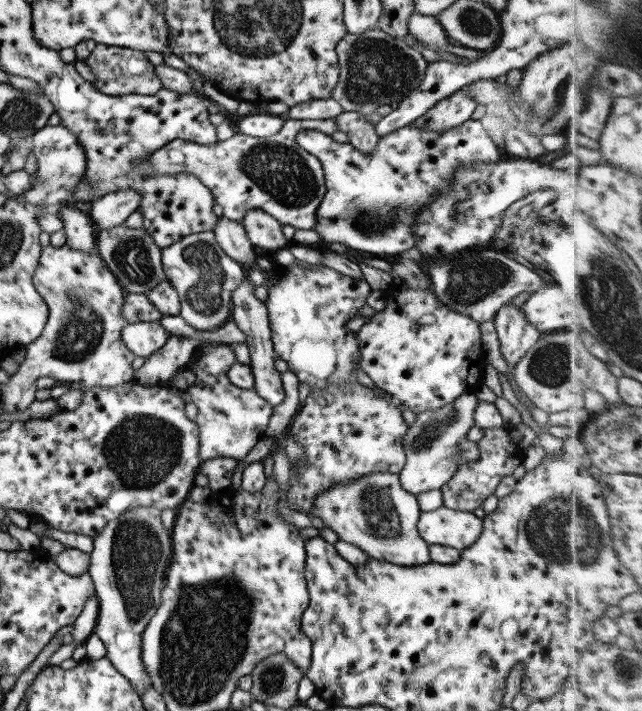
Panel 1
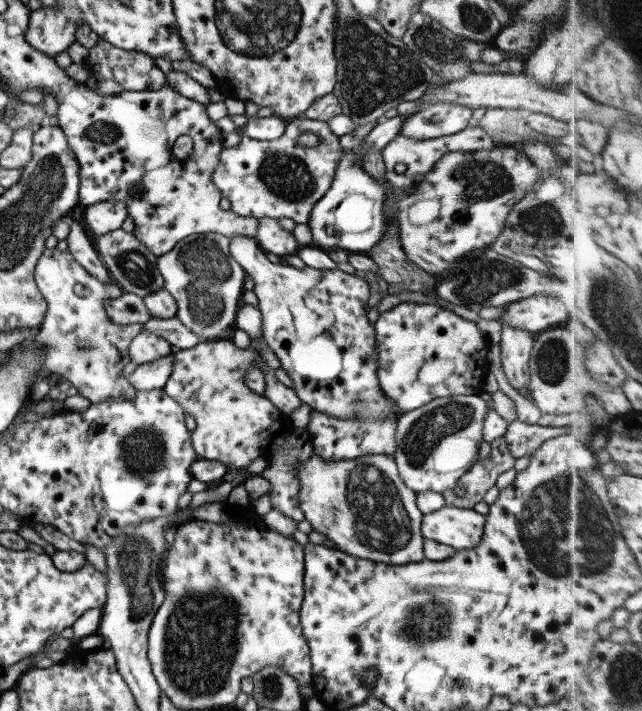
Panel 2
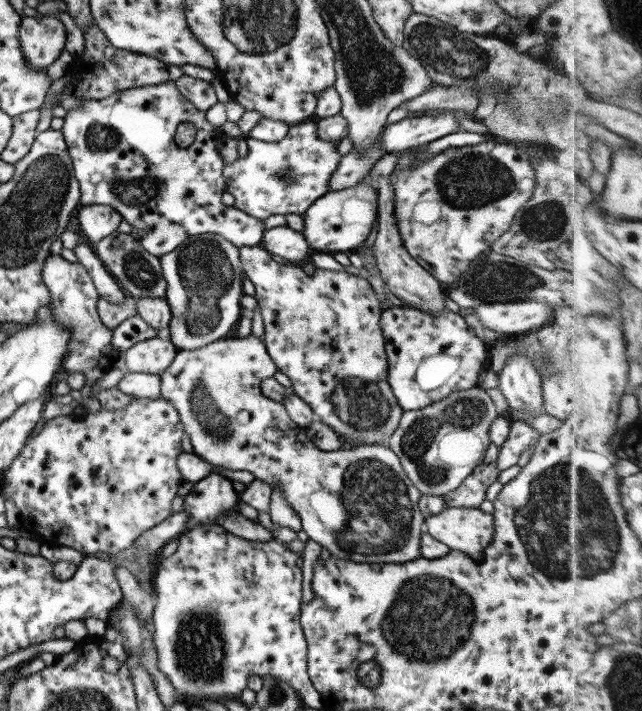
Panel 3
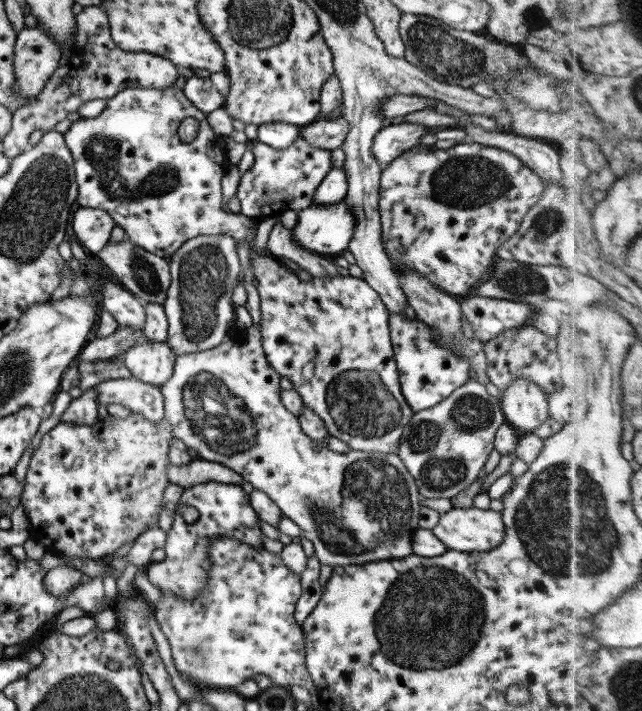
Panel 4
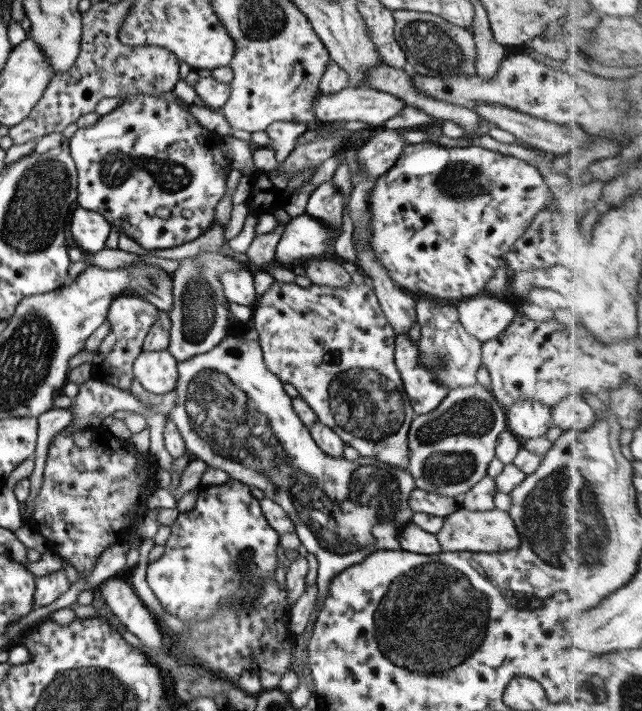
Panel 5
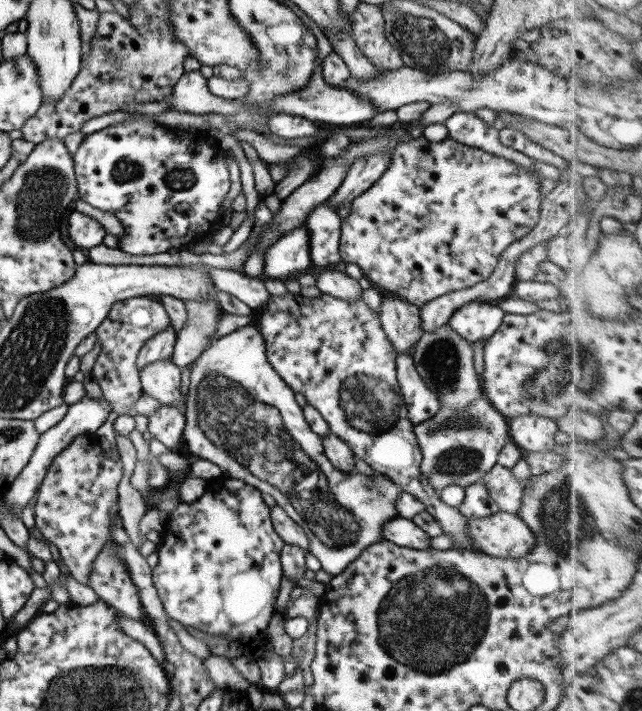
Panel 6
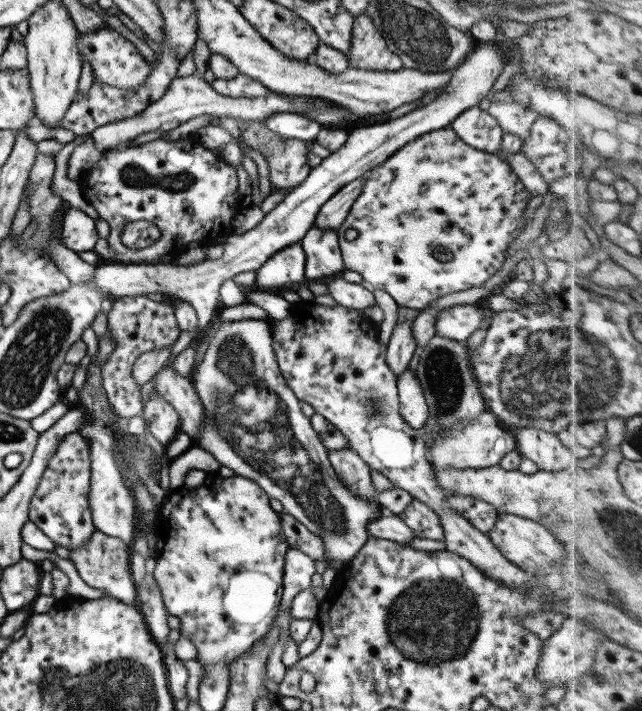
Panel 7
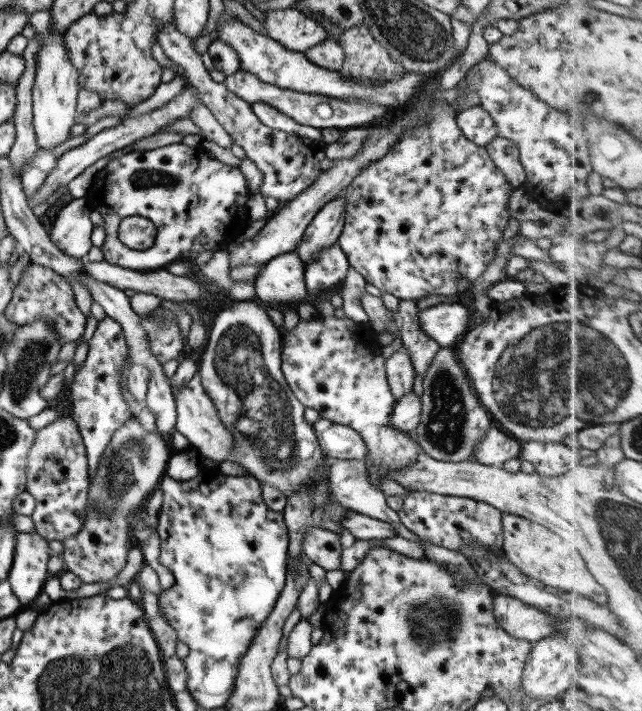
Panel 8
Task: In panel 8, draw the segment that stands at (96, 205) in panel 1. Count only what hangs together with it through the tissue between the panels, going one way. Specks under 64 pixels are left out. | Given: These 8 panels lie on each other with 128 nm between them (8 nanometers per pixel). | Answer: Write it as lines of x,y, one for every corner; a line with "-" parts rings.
85,197
71,199
57,213
53,227
48,232
51,244
65,255
85,259
91,248
90,234
94,226
89,220
91,205

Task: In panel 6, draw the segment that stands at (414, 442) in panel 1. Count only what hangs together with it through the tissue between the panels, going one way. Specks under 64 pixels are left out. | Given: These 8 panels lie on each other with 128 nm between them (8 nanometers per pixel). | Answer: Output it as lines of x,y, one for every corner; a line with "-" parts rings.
483,394
463,409
441,407
431,418
413,425
421,452
419,472
439,492
449,485
461,488
480,483
483,474
497,460
497,453
509,441
507,418
497,412

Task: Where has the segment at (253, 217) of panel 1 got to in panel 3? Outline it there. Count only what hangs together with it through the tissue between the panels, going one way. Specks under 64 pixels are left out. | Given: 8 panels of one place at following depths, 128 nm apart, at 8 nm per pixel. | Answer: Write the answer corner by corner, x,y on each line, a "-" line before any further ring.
276,226
263,231
259,244
270,255
280,256
288,264
298,264
305,259
309,260
312,251
301,232
287,226

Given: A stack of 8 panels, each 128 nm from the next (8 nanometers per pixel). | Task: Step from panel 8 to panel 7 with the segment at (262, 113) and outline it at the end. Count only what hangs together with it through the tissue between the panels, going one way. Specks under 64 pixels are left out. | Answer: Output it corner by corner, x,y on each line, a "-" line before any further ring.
273,112
263,118
263,124
278,136
285,139
314,141
323,126
315,119
291,112

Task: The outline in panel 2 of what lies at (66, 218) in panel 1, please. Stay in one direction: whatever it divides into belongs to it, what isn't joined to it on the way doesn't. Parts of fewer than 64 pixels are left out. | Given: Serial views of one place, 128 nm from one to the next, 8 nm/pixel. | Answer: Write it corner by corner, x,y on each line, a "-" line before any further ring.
77,214
70,215
69,233
67,233
68,252
83,266
89,274
95,275
102,282
109,282
110,275
104,264
98,258
93,242
89,240
89,234
85,232
85,225

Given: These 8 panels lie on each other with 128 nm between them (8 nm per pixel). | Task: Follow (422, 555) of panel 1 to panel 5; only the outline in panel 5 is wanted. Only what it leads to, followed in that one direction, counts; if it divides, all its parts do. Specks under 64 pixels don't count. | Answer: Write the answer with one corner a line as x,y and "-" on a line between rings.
255,329
247,332
243,338
223,338
217,346
213,346
211,350
203,354
195,354
187,360
176,362
177,381
175,381
175,405
169,409
169,413
165,414
173,422
173,426
177,426
181,440
184,442
186,452
191,458
203,460
207,465
221,469
226,472
231,479
241,482
247,487
258,488
263,494
264,498
275,502
283,510
287,519
294,527
294,534
301,545
305,548
306,553
311,553
317,561
317,570
315,583
317,587
317,597
311,610
312,616
309,622
314,624
315,616
317,614
317,600
320,596
327,594
327,589
331,579
345,568
362,562
368,555
379,550
402,550
400,542
397,541
397,536
401,533
404,527
407,527
414,516
413,510
410,510
409,496
415,489
413,477
405,469
399,469
395,465
377,460
375,457
364,457
359,455
355,460
339,459
337,457
329,456
323,453
321,449
313,442
311,434
307,427
299,420
291,406
291,399
283,390
283,383
272,373
267,370
262,359
262,352
258,342
258,334

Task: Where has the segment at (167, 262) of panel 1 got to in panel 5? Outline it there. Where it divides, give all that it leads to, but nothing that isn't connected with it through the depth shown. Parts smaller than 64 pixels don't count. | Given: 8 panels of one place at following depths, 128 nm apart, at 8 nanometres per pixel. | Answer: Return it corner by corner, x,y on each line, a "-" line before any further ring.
200,250
197,255
179,261
179,267
170,277
173,305
168,314
171,326
166,348
176,362
187,360
195,354
203,354
225,338
231,314
227,310
227,300
223,295
217,274
237,271
240,268
239,262
229,256
221,255
219,250
215,252

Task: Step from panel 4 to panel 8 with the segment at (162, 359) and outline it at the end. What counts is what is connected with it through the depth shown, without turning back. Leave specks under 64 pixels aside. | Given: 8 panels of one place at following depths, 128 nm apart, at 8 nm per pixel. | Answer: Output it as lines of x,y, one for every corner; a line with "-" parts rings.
195,370
195,374
186,382
185,387
181,387
177,394
173,394
173,400
176,408
174,430
187,438
190,448
218,464
227,460
227,457
231,455
231,447
233,447
233,434
229,432
231,426
219,420
211,398
201,388
199,370

